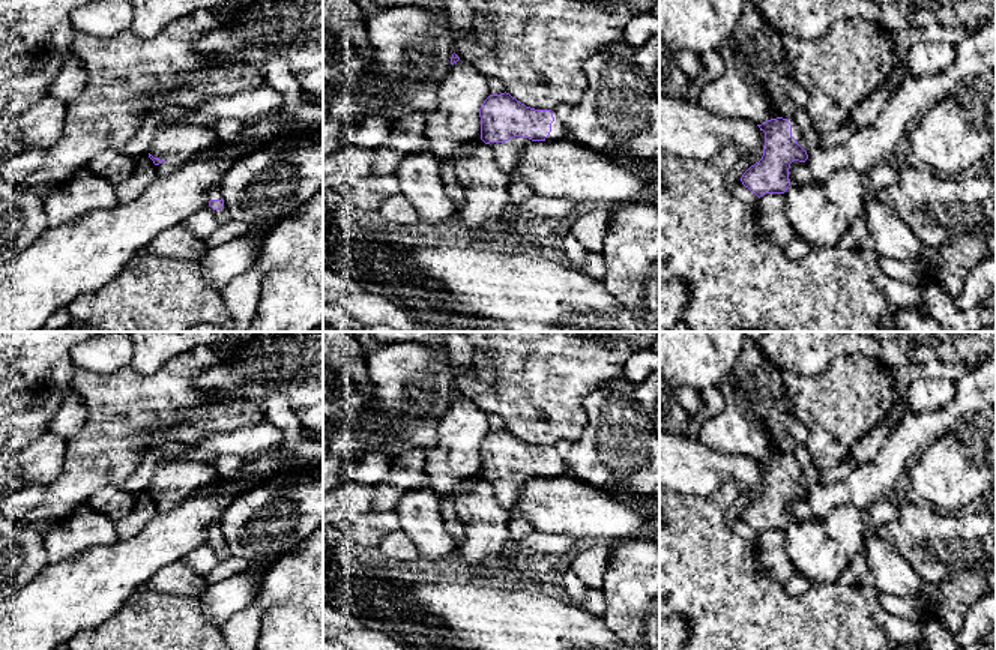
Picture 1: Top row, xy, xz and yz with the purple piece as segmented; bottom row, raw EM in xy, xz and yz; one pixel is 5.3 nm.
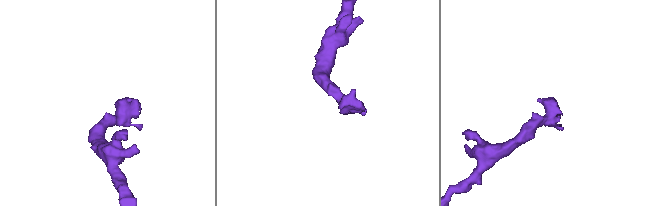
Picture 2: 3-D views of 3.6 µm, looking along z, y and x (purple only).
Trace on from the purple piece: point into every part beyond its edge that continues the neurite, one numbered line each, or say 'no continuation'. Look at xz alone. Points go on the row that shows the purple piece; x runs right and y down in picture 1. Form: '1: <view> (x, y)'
1: xz (558, 126)
2: xz (508, 153)

